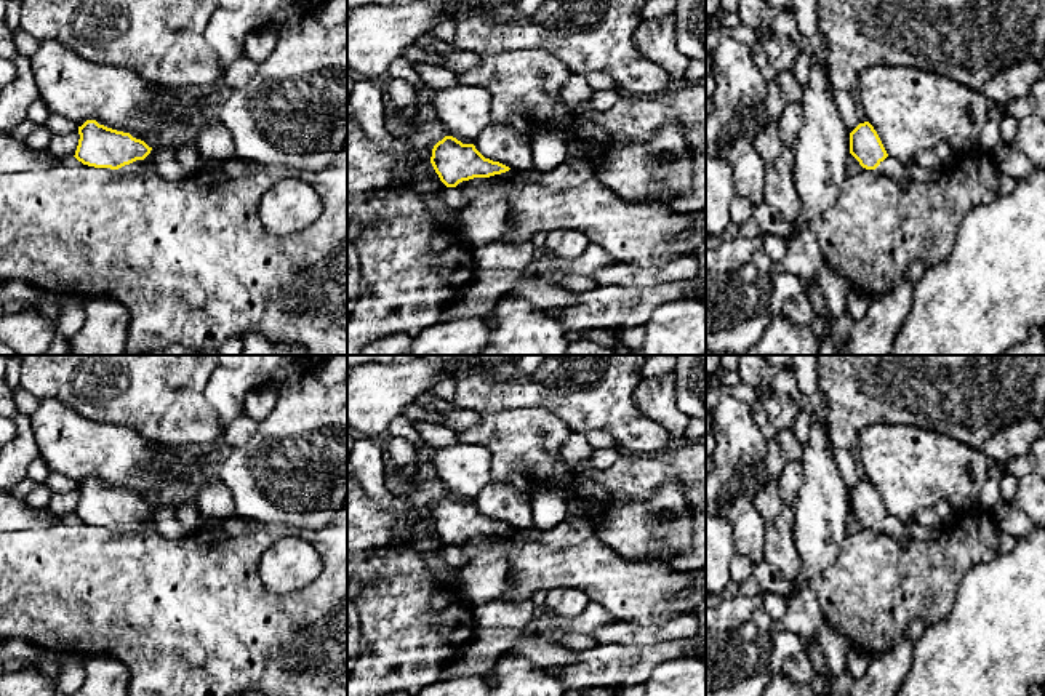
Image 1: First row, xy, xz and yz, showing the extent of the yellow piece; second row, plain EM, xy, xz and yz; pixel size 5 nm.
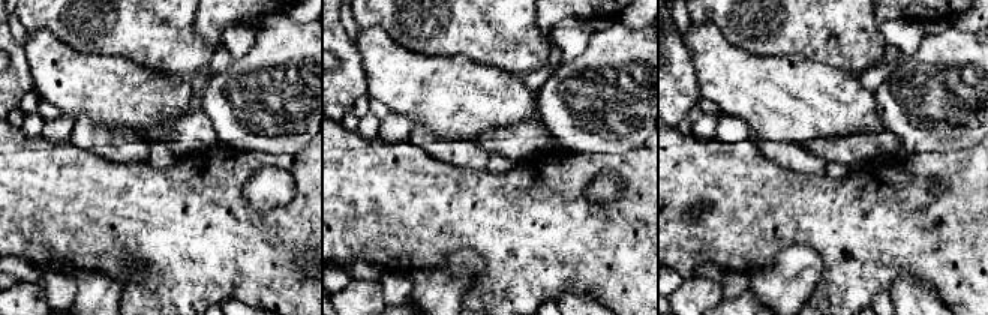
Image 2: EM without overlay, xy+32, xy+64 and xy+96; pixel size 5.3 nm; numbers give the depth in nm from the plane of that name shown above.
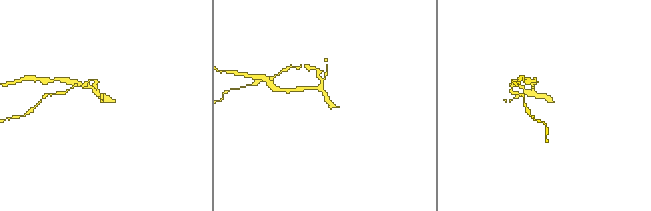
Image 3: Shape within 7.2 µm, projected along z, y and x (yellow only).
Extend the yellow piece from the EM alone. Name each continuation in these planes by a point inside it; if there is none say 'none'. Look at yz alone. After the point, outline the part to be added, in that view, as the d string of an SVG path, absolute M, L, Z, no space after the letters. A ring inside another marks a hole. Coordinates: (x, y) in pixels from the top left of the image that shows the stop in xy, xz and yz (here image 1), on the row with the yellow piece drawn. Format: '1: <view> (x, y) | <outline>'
1: yz (890, 167) | M890 155L883 162L880 162L880 165L875 170L880 174L891 178L895 181L911 181L911 174L906 168L906 163L903 163Z

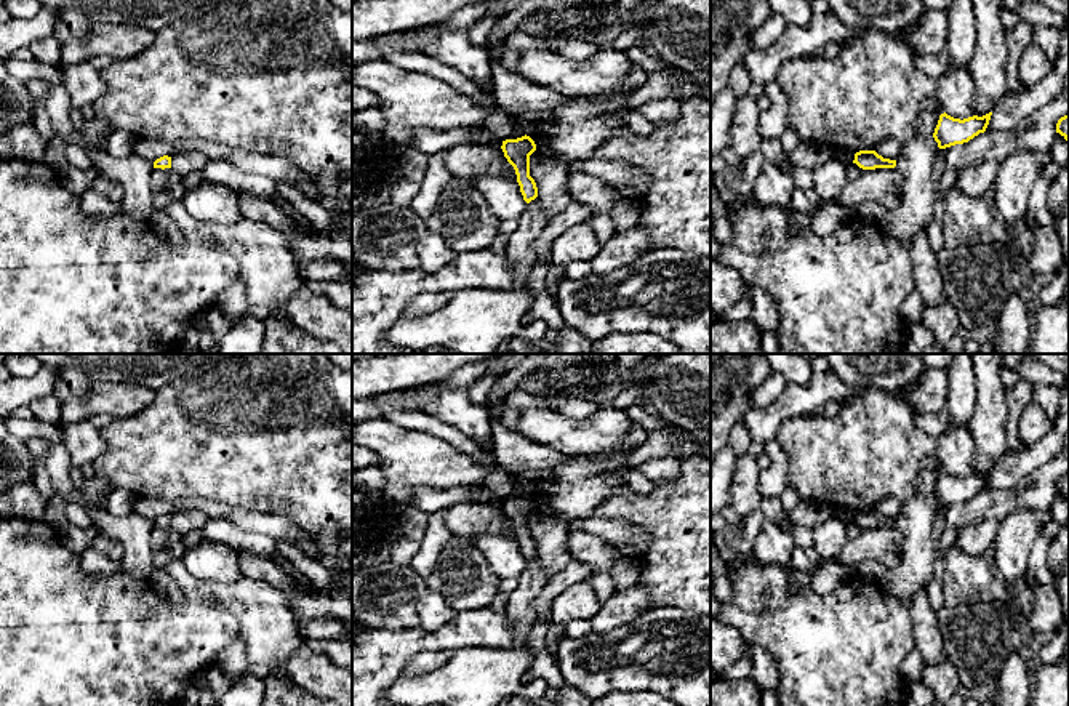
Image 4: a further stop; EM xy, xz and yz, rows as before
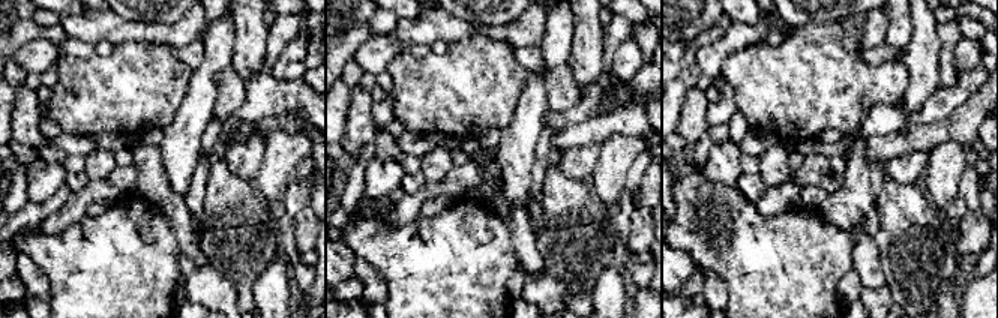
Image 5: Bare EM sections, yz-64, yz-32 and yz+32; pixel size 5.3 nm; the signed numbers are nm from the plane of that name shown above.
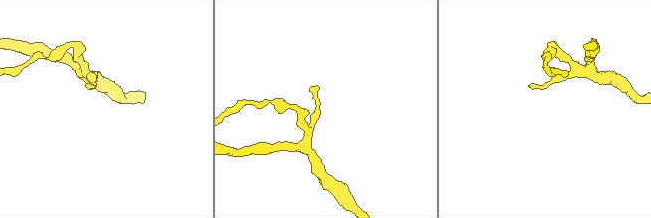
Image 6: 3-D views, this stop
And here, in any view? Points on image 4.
none

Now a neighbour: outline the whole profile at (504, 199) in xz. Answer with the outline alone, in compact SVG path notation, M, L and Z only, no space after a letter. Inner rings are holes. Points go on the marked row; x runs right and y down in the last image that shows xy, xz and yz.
M483 176L469 181L485 197L490 210L499 221L517 221L526 208L520 186L514 179Z

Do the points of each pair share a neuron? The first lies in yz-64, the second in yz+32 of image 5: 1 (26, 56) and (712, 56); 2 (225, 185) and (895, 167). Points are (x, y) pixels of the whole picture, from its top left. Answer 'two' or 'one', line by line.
1: one
2: two

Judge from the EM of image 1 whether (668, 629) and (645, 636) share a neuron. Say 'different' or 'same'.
same

